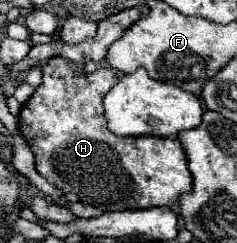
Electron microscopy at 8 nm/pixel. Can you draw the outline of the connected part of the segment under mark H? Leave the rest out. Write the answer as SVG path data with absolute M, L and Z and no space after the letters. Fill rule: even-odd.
M54 56L46 64L42 64L42 74L44 74L44 82L36 88L36 94L32 94L32 98L22 106L24 122L22 122L22 108L20 108L18 130L34 154L36 172L44 180L60 188L64 194L66 192L78 194L80 202L96 206L104 212L170 206L178 202L178 198L184 192L192 190L192 176L188 170L188 160L184 156L184 150L178 138L116 136L108 130L102 98L118 82L118 76L112 68L98 68L92 74L88 72L76 74L74 62L62 56Z

